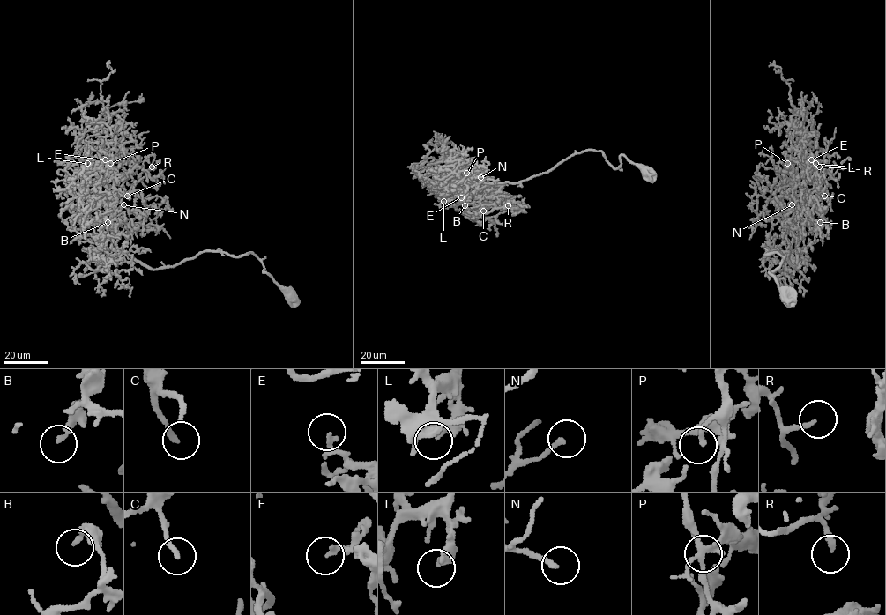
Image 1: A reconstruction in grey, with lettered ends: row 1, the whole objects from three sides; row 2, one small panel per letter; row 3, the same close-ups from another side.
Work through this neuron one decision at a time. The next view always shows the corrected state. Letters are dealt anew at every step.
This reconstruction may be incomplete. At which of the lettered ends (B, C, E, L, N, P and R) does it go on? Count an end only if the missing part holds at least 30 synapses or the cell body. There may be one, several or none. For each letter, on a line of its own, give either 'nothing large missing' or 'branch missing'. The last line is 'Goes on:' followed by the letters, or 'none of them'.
B: nothing large missing
C: branch missing
E: nothing large missing
L: nothing large missing
N: nothing large missing
P: nothing large missing
R: branch missing
Goes on: C, R

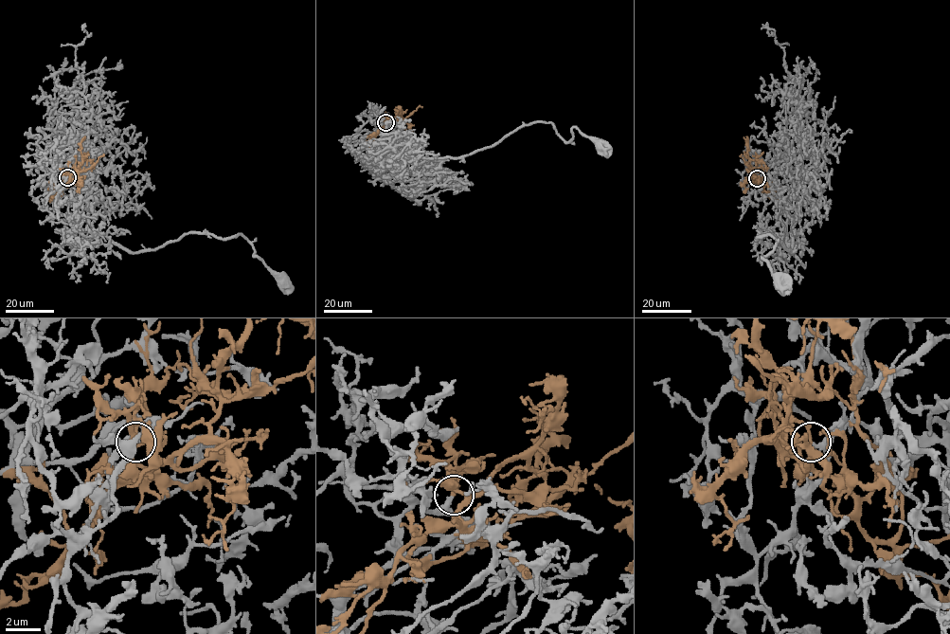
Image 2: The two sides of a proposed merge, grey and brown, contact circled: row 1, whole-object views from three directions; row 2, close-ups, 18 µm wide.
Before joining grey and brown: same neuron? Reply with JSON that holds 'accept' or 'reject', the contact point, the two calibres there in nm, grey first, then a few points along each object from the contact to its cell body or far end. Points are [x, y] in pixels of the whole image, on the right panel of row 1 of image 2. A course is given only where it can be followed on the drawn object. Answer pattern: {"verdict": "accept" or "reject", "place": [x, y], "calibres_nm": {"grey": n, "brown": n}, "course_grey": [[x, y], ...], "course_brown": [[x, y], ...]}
{"verdict": "reject", "place": [757, 178], "calibres_nm": {"grey": 240, "brown": 200}, "course_grey": [[757, 177], [776, 179], [793, 216], [793, 253], [771, 234], [755, 239], [776, 240], [761, 257], [779, 283]], "course_brown": [[757, 177], [757, 181], [752, 177], [754, 169], [750, 159], [762, 161], [766, 171]]}

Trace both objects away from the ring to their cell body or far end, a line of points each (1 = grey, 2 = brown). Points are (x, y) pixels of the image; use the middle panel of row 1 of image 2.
1: (385, 123), (370, 136), (372, 158), (460, 158), (541, 121), (550, 122), (564, 141), (576, 127), (601, 144)
2: (385, 122), (402, 116), (410, 125), (410, 132)

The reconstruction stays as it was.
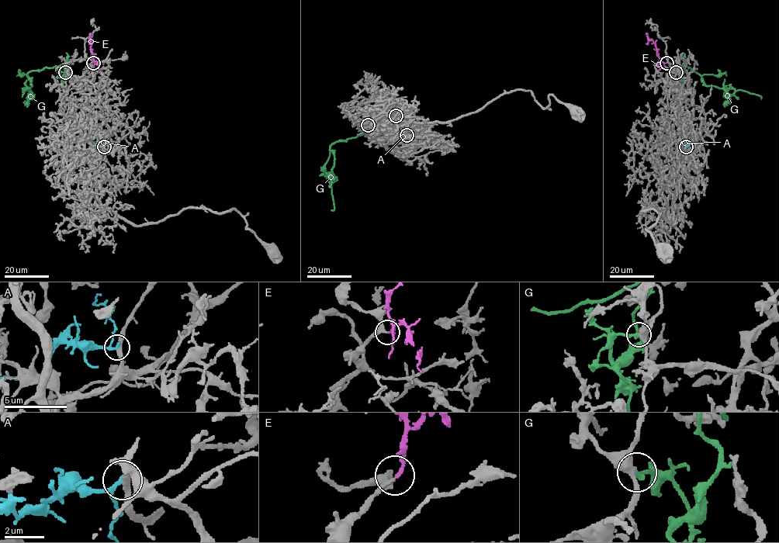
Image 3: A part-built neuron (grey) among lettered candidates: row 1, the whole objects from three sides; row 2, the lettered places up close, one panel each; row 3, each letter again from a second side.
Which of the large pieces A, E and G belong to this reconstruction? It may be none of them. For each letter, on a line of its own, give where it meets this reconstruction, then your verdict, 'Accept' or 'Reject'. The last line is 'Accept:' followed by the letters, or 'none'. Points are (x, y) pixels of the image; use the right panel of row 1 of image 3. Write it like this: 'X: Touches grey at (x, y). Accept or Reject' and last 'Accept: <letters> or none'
A: Touches grey at (686, 146). Reject
E: Touches grey at (666, 63). Accept
G: Touches grey at (676, 72). Reject
Accept: E

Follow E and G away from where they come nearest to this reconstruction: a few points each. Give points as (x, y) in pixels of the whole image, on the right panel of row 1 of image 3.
E: (666, 63), (660, 60), (655, 43), (645, 32)
G: (676, 72), (681, 76), (683, 62), (706, 85), (722, 88), (728, 94), (744, 90), (761, 99)

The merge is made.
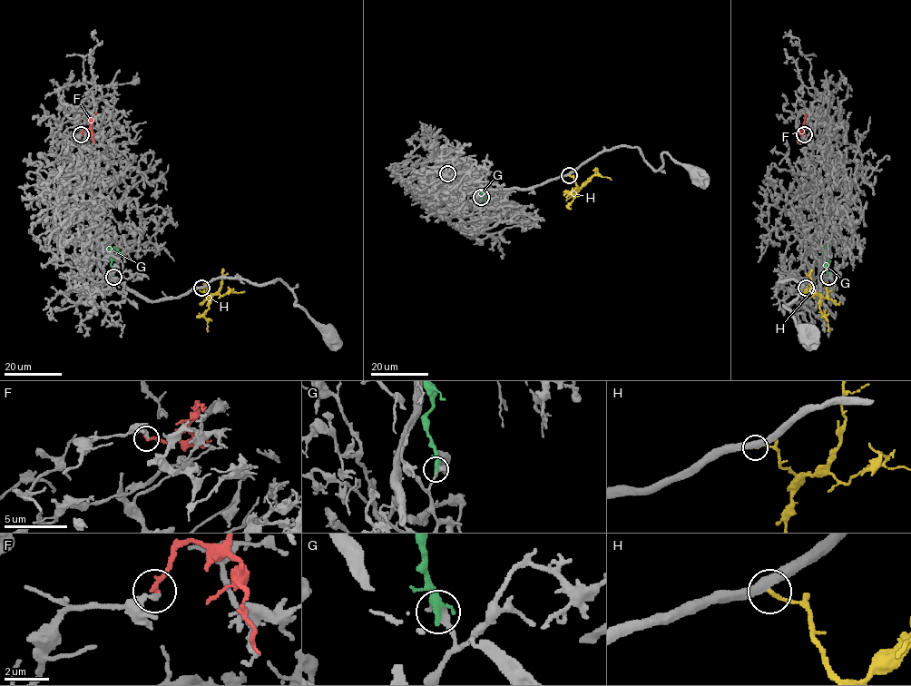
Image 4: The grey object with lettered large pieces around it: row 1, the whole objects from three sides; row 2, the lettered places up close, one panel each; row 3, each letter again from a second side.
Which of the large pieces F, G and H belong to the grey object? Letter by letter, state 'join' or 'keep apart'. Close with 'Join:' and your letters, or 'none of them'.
F: keep apart
G: keep apart
H: keep apart
Join: none of them

